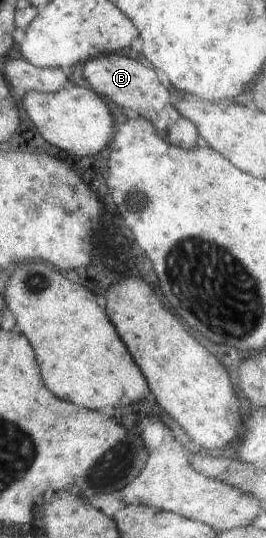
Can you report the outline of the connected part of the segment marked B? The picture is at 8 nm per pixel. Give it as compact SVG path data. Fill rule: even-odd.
M106 54L88 60L83 66L83 76L97 94L111 98L115 104L119 104L122 108L131 108L143 118L155 126L157 134L161 138L165 138L165 142L175 144L175 146L195 146L197 142L197 130L195 126L181 118L181 114L177 114L174 106L169 104L169 92L163 88L163 84L157 80L157 74L153 68L147 68L136 59L121 56L121 54Z

